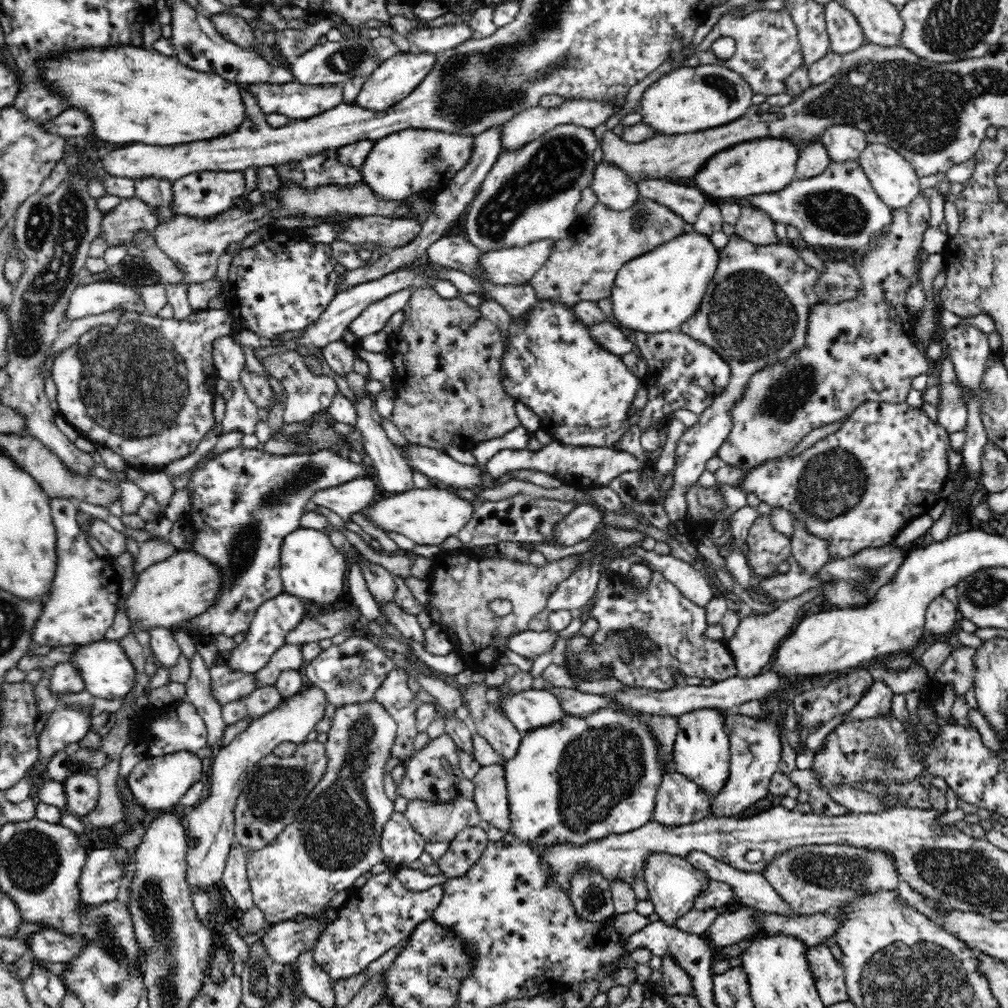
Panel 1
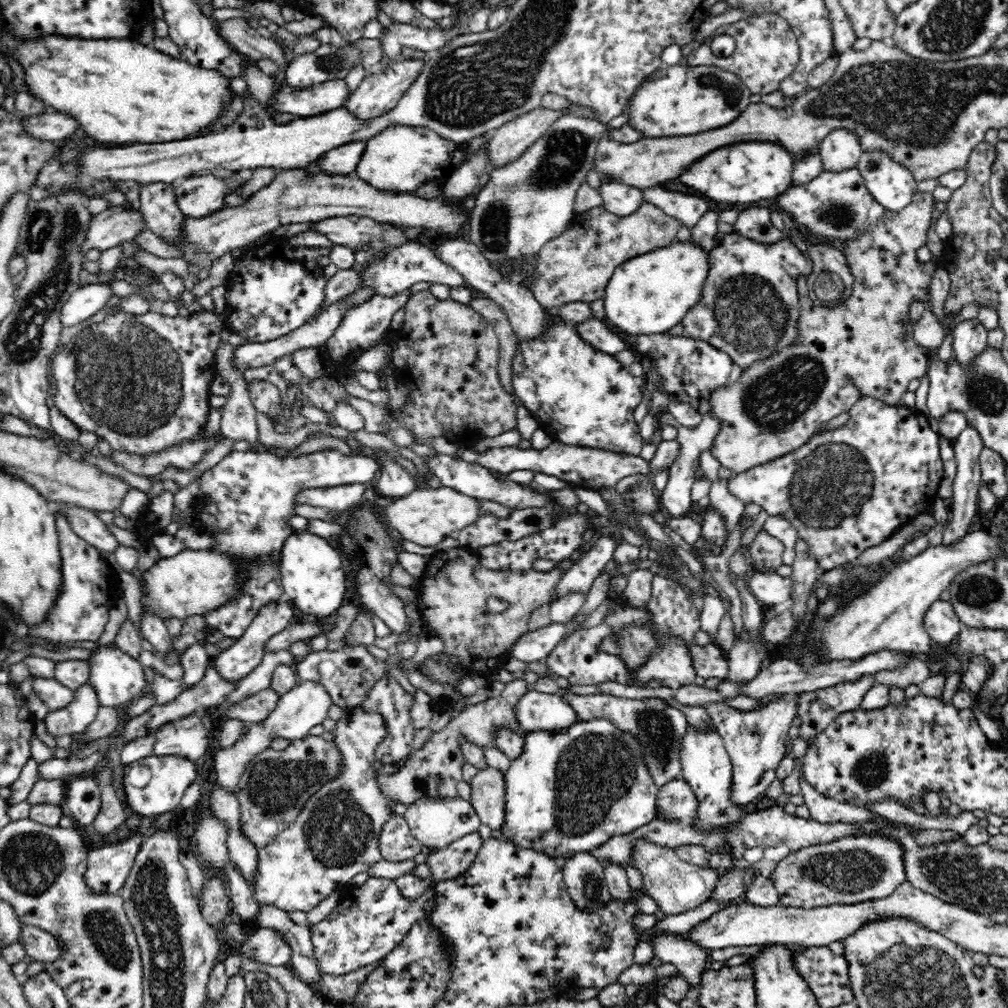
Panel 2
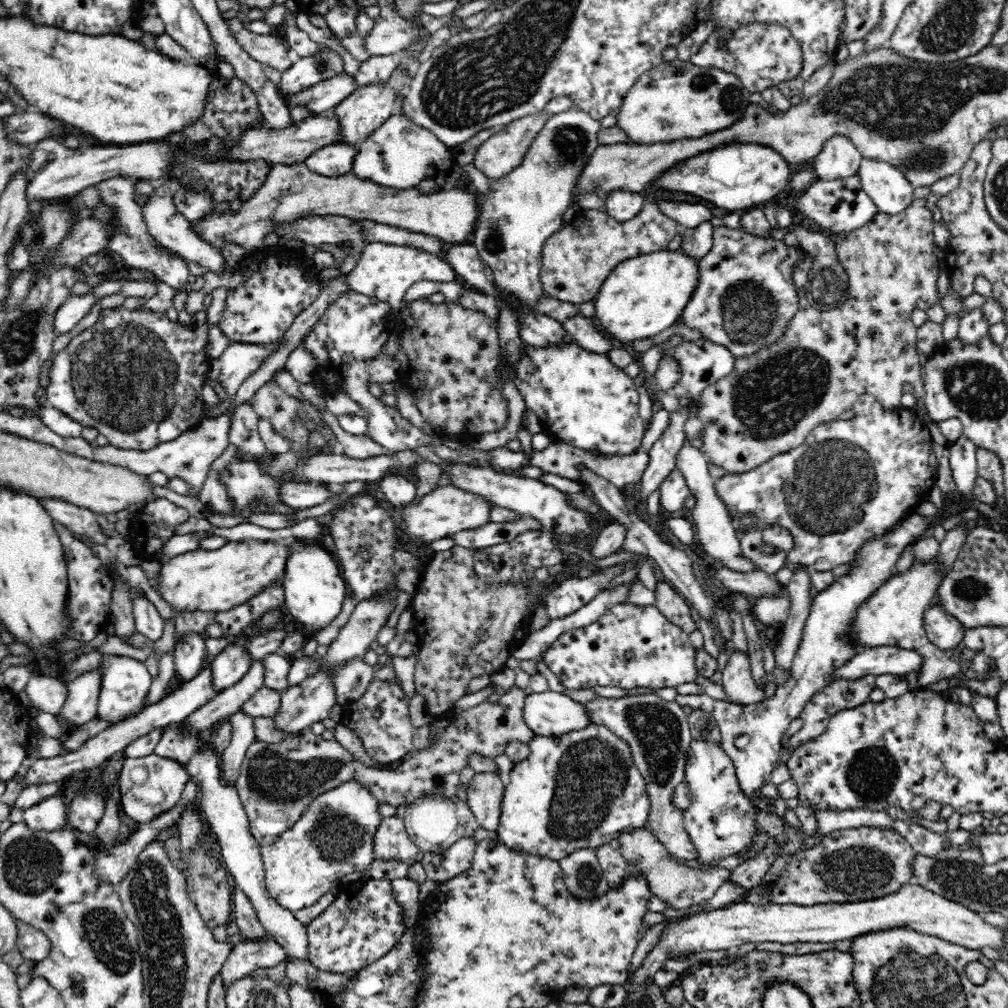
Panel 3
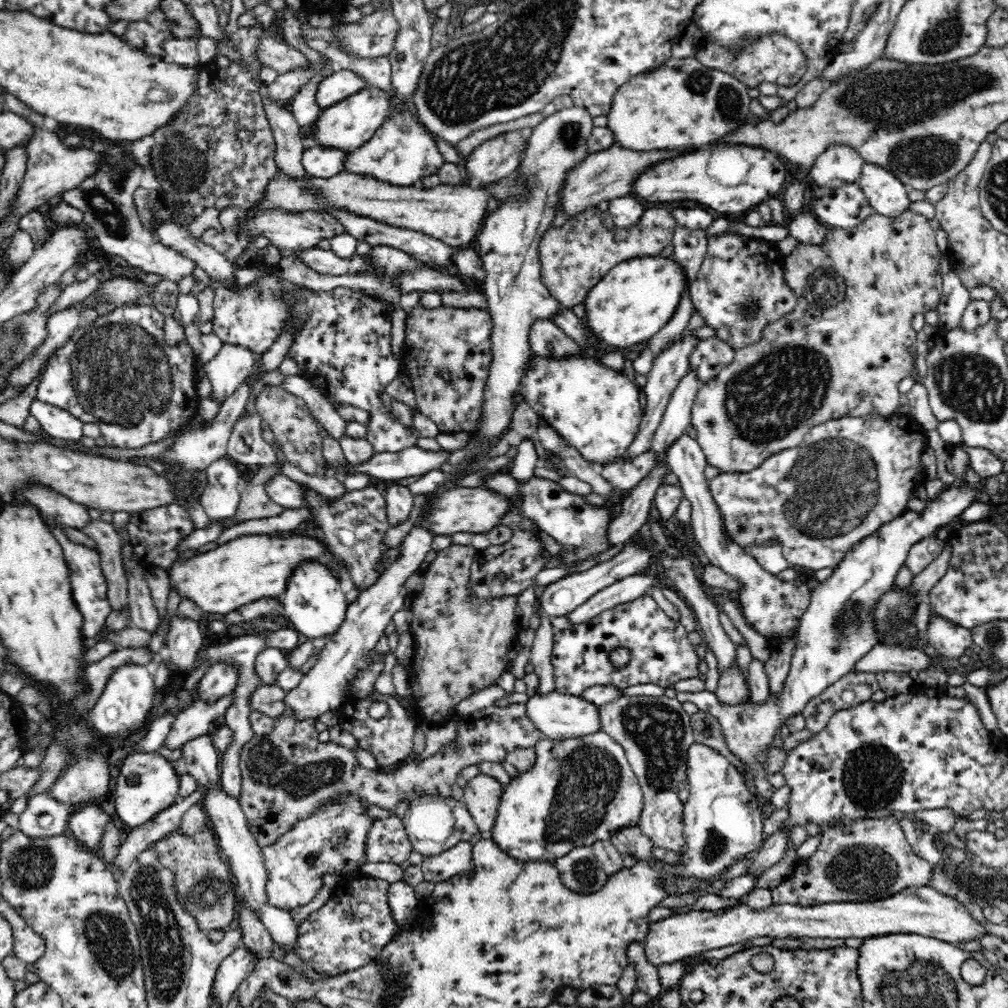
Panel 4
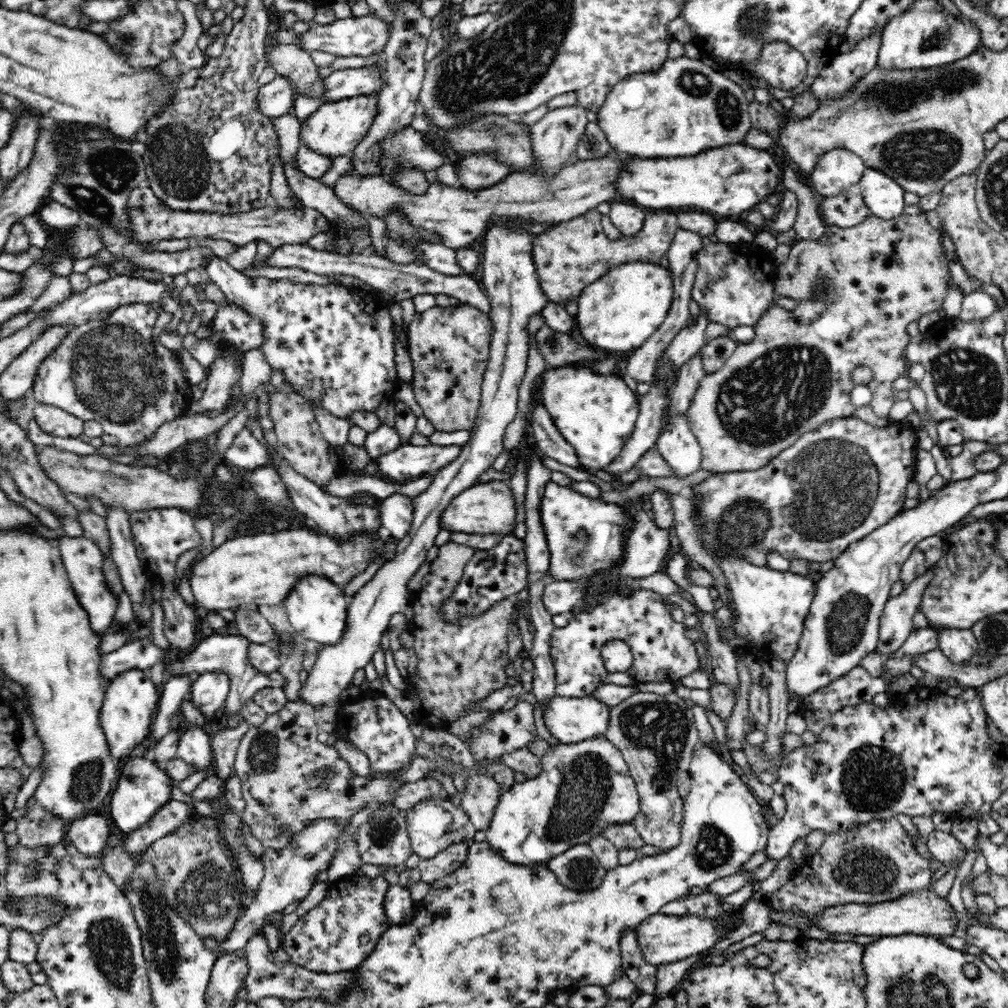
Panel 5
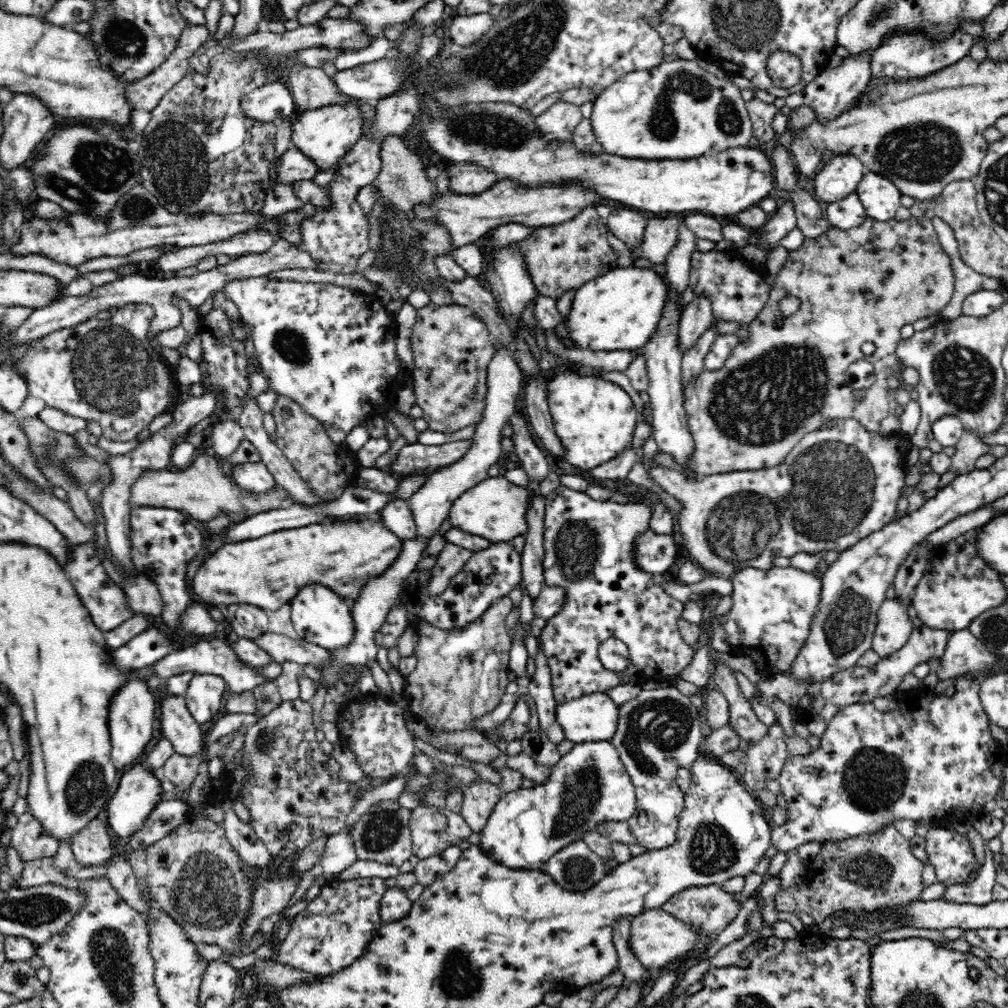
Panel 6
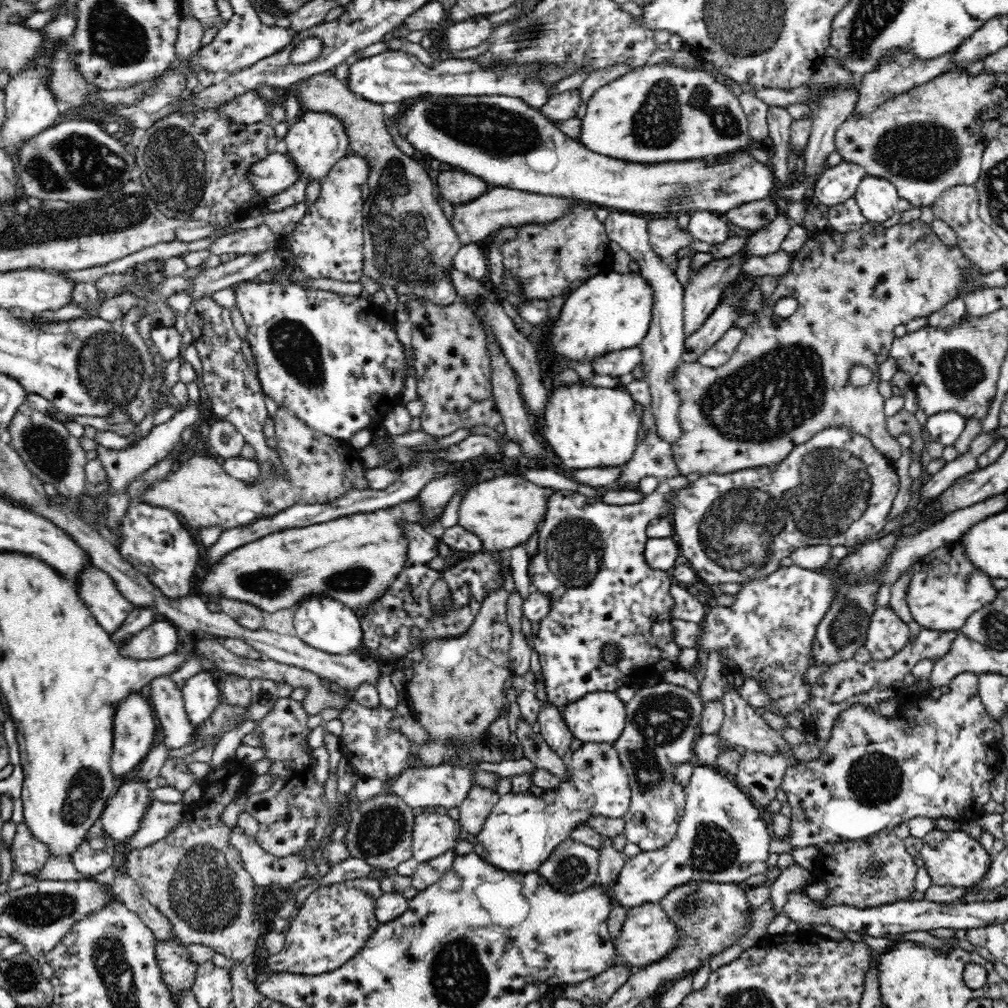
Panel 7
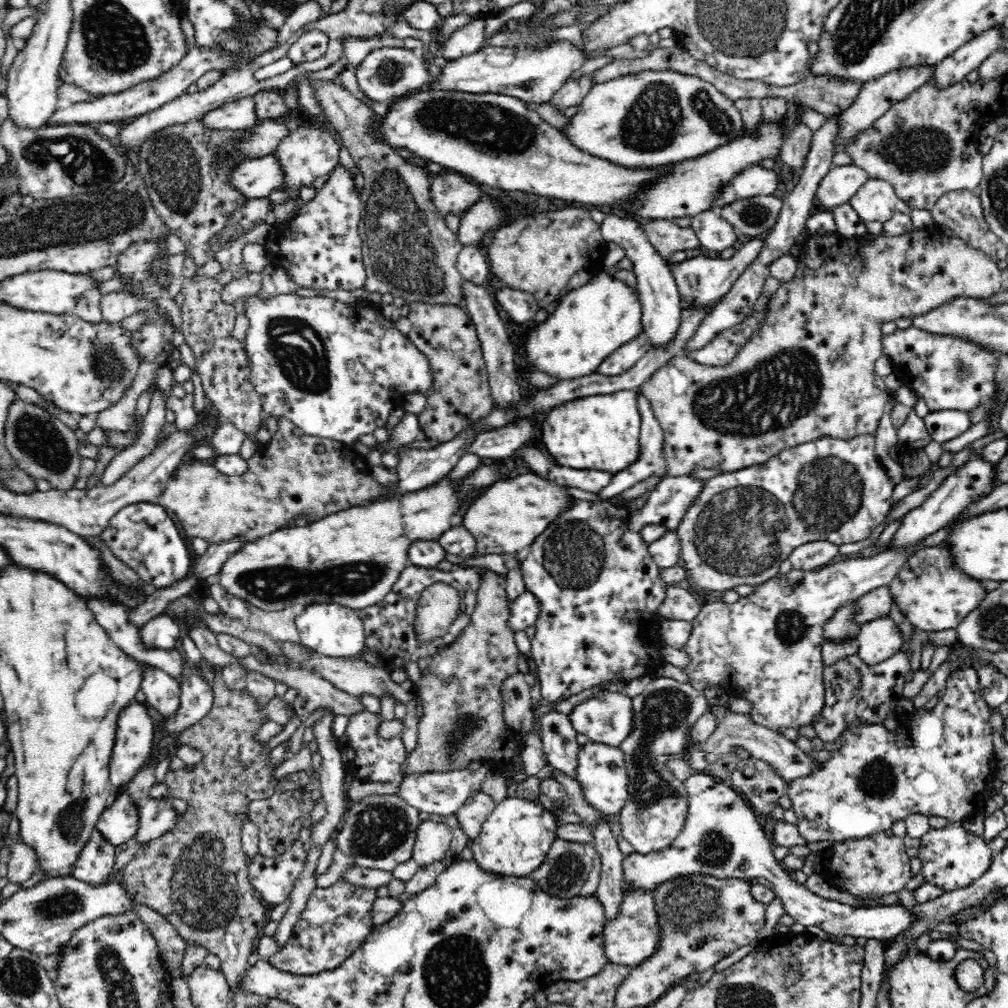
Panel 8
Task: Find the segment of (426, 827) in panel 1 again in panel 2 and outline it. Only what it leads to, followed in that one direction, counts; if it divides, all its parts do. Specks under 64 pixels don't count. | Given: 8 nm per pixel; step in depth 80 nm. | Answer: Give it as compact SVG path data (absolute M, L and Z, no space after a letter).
M461 797L418 798L407 805L407 810L403 816L408 823L408 828L412 836L420 842L422 846L426 846L434 851L442 850L455 840L466 836L473 832L477 832L480 826L480 819L472 807L470 801L466 801Z

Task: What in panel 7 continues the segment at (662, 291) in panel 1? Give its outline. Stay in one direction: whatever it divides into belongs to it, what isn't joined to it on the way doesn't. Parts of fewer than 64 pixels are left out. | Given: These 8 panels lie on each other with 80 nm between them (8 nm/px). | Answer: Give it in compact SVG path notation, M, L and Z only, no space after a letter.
M615 271L605 275L596 275L587 279L578 288L568 292L562 300L557 302L560 314L555 319L550 330L544 333L540 346L536 347L538 353L543 352L542 360L545 370L569 368L570 362L592 366L598 357L618 350L630 348L641 344L644 334L648 332L650 316L652 316L652 287L638 272L619 274Z

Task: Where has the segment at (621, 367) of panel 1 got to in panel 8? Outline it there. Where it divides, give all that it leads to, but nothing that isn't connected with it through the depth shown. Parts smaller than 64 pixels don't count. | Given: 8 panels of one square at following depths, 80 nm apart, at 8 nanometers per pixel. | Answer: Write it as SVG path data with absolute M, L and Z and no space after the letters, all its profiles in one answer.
M632 389L562 403L553 408L542 422L538 445L551 454L552 461L560 466L610 474L626 470L639 459L641 453L642 417L638 401L638 392Z

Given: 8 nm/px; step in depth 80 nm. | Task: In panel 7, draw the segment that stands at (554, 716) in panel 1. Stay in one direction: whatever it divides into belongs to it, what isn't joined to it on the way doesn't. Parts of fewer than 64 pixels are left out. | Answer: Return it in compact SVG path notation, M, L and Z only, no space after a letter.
M598 691L569 703L562 714L574 738L612 745L624 732L626 705L615 691Z

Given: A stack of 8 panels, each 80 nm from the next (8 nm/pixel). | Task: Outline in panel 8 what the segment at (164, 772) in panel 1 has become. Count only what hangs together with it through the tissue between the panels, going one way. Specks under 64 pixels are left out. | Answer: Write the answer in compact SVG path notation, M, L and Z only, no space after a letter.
M128 793L115 797L106 810L102 812L95 829L104 835L108 843L118 846L133 840L139 830L139 808L134 805Z

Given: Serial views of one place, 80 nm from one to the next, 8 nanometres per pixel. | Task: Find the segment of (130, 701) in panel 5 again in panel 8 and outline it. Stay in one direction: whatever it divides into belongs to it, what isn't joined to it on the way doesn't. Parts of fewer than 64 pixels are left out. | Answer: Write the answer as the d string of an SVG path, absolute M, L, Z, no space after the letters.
M132 703L120 714L117 724L117 733L113 753L109 766L109 779L114 788L127 785L141 771L144 762L150 758L150 750L154 746L154 722L147 712L146 705Z

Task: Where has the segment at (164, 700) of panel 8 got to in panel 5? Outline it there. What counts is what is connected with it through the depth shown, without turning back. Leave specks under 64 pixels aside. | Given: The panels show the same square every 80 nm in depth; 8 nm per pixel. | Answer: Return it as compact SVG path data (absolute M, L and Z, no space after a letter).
M182 707L176 712L171 723L171 730L177 730L178 750L176 756L193 764L196 770L205 772L214 768L214 757L210 747L212 733L198 725L190 725L182 715Z

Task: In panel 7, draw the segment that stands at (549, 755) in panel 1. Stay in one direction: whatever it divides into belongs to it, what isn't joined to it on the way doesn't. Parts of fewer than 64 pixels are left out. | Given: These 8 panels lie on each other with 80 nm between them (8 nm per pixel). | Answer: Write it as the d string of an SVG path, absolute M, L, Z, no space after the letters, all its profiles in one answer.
M585 742L565 761L569 781L562 781L557 791L545 792L542 797L526 793L506 793L499 797L482 830L475 836L473 848L481 860L507 873L535 872L550 857L558 843L570 839L570 830L582 822L587 824L590 814L620 818L630 806L630 783L627 770L621 763L614 744Z

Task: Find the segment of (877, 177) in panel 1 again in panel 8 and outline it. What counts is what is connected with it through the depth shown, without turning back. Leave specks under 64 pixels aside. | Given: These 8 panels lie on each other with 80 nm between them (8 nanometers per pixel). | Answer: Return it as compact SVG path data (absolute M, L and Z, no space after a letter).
M869 179L848 203L862 220L885 223L896 211L898 199L890 183Z

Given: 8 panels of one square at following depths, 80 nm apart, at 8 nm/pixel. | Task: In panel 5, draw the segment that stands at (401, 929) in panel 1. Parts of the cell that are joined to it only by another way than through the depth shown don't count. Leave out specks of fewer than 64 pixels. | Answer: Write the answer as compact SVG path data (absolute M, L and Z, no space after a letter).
M352 874L329 881L323 900L305 912L287 935L281 936L280 947L288 955L288 961L317 973L334 974L358 967L391 924L384 913L388 889L389 884L384 877Z

